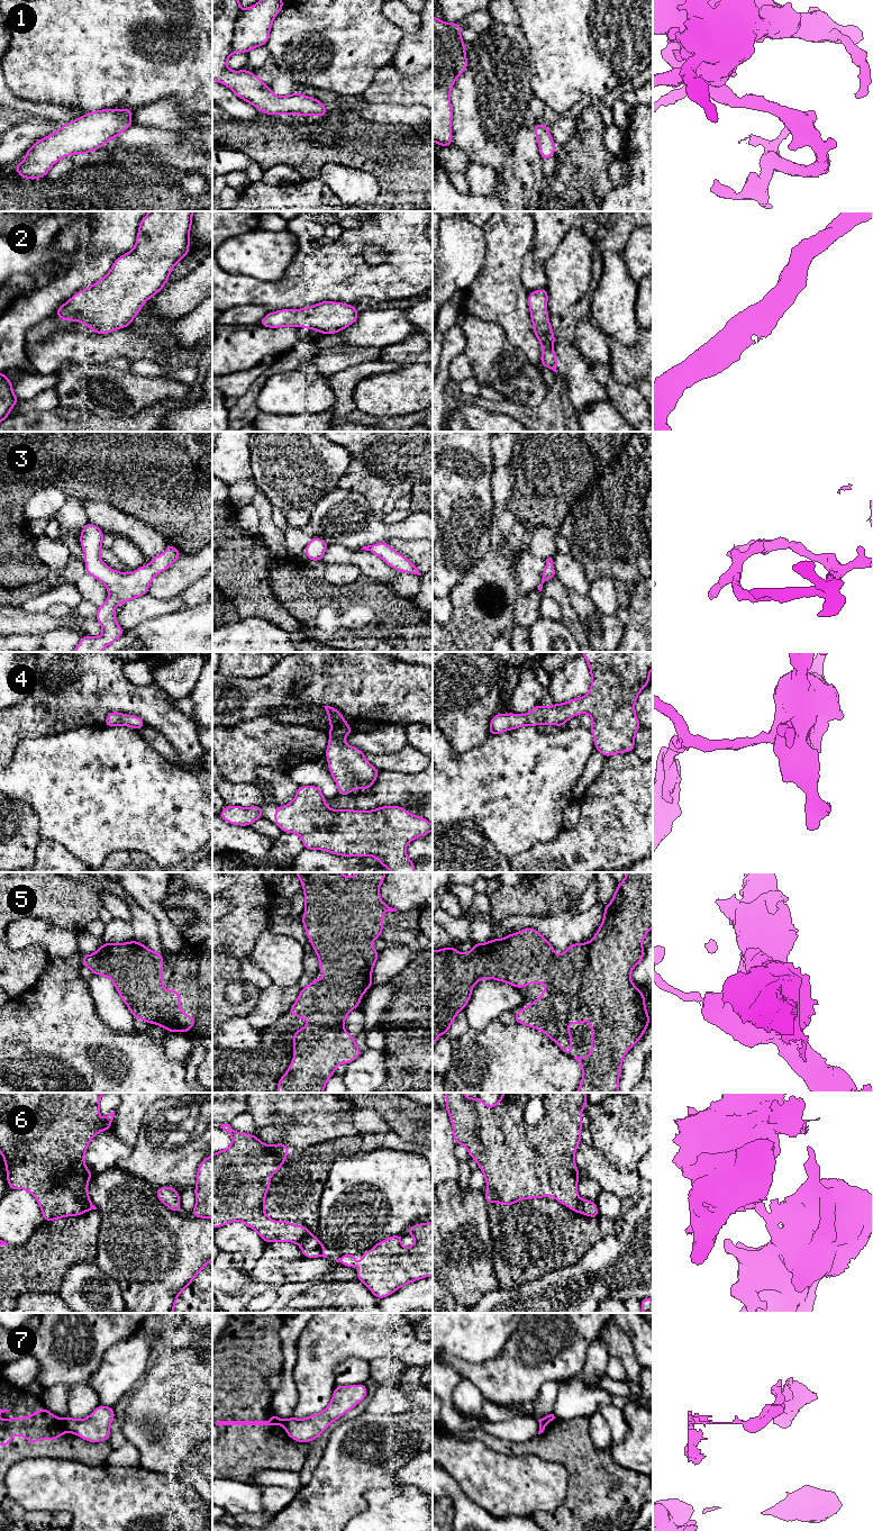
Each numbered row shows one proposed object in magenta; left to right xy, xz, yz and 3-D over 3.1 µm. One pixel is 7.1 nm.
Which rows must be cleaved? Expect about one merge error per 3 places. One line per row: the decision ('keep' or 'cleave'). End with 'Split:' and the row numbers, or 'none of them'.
1: keep
2: keep
3: keep
4: keep
5: keep
6: cleave
7: cleave
Split: 6, 7

